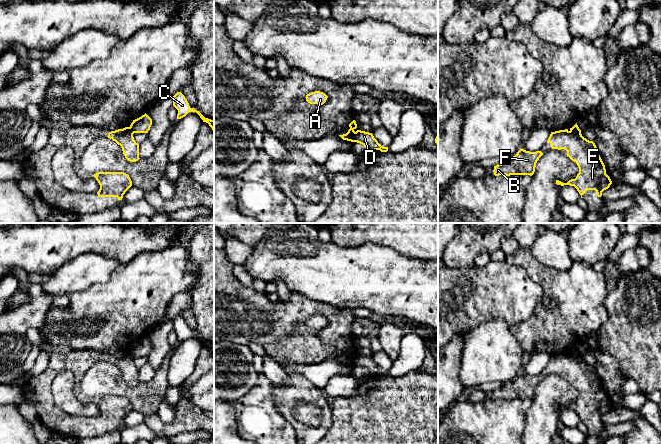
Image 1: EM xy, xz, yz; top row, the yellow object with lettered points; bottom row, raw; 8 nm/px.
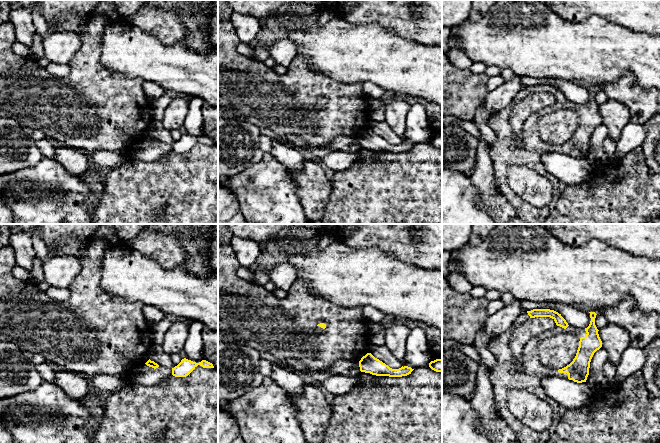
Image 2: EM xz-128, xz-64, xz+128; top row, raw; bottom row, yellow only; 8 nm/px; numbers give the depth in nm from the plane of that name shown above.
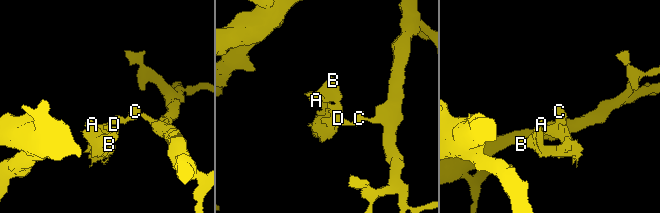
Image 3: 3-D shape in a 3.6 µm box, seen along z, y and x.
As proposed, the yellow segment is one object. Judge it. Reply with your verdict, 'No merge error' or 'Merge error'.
Merge error

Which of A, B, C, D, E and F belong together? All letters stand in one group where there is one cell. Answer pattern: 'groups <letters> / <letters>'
groups A B E F / C D

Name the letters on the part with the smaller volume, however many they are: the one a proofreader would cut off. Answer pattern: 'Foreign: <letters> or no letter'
Foreign: A, B, E, F

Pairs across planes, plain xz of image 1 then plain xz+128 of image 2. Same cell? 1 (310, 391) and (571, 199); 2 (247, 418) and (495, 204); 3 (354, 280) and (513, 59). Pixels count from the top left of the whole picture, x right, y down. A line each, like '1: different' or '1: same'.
1: different
2: same
3: same

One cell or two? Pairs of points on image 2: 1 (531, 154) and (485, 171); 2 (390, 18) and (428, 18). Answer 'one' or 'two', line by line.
1: two
2: one

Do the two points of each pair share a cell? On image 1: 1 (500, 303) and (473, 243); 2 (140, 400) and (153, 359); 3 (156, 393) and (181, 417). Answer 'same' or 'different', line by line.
1: different
2: different
3: different

